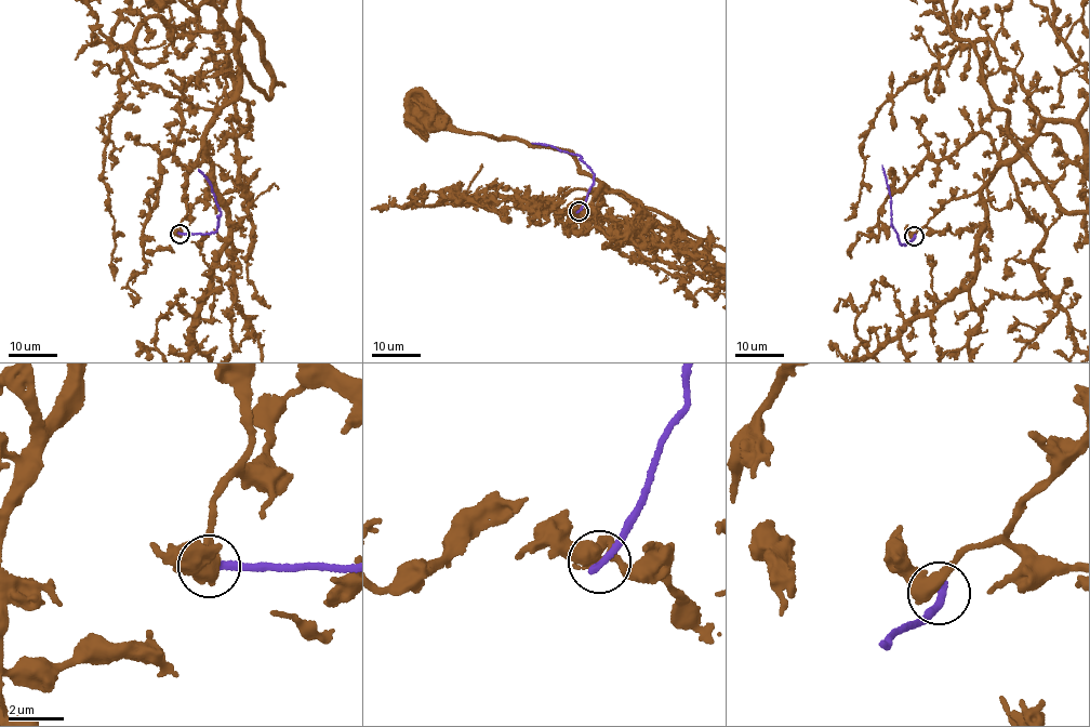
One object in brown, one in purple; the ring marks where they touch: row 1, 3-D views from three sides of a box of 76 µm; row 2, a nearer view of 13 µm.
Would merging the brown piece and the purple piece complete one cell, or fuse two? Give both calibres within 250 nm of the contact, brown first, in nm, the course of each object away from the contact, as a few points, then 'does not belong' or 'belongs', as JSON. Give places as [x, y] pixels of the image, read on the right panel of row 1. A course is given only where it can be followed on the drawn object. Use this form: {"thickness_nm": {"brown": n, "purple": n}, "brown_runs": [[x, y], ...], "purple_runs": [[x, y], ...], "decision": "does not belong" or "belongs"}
{"thickness_nm": {"brown": 550, "purple": 320}, "brown_runs": [[914, 236], [941, 206], [982, 186], [1020, 149], [971, 44], [951, 31], [942, 4]], "purple_runs": [[914, 236], [905, 245], [891, 224], [891, 202], [882, 164]], "decision": "does not belong"}

